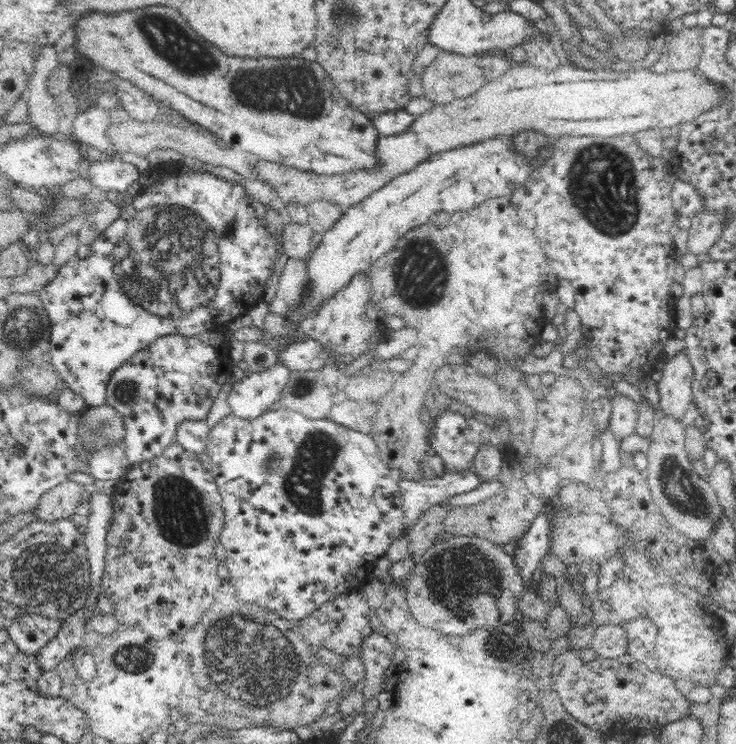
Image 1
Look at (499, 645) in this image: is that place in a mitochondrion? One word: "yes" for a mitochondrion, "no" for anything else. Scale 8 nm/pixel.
yes

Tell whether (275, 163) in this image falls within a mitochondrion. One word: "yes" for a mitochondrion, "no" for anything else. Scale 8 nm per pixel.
no

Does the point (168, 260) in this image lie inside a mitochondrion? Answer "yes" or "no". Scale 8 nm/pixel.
yes

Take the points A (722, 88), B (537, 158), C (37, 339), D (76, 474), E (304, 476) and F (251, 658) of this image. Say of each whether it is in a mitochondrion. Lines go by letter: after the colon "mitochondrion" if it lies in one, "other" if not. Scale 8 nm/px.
A: other
B: other
C: mitochondrion
D: other
E: mitochondrion
F: mitochondrion

